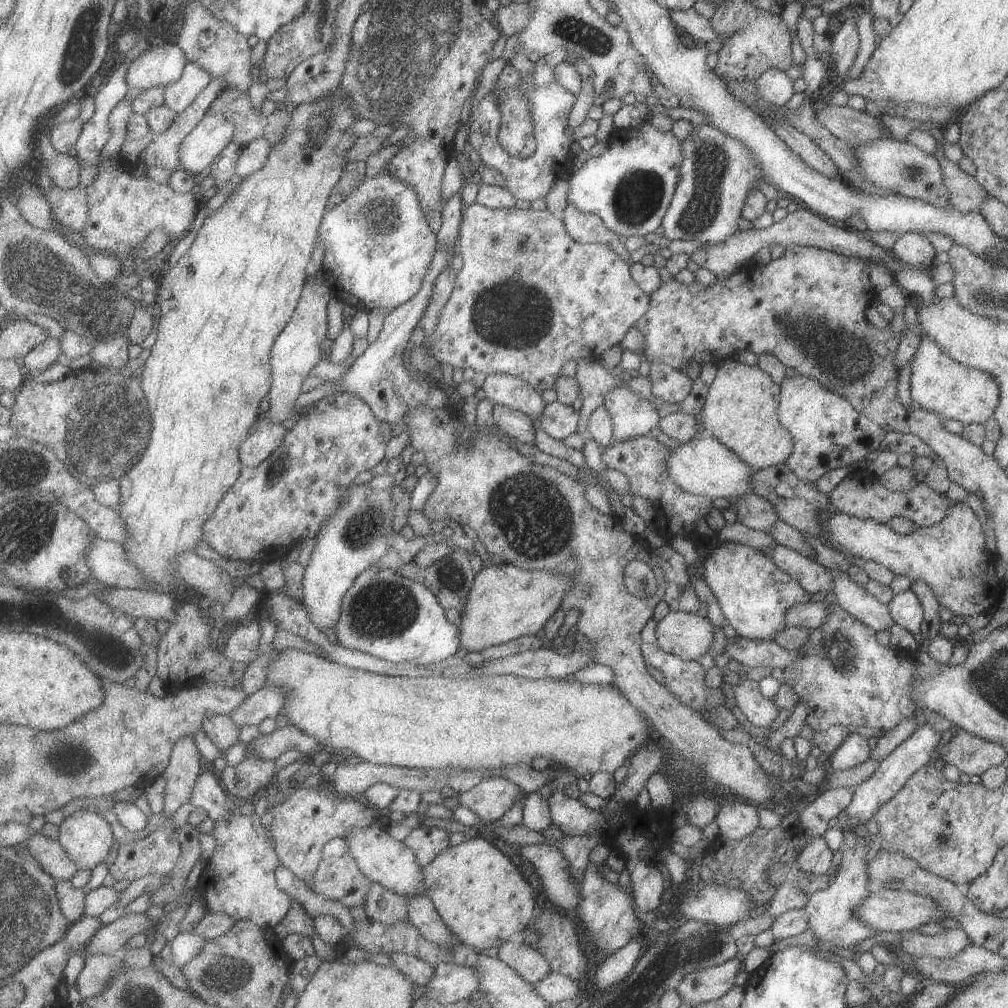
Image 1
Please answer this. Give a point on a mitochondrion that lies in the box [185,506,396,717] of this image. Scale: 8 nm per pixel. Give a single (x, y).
(362, 531)

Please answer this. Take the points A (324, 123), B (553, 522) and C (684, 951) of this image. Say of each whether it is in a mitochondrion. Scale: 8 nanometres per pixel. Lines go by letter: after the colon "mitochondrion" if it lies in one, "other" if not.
A: mitochondrion
B: mitochondrion
C: mitochondrion

